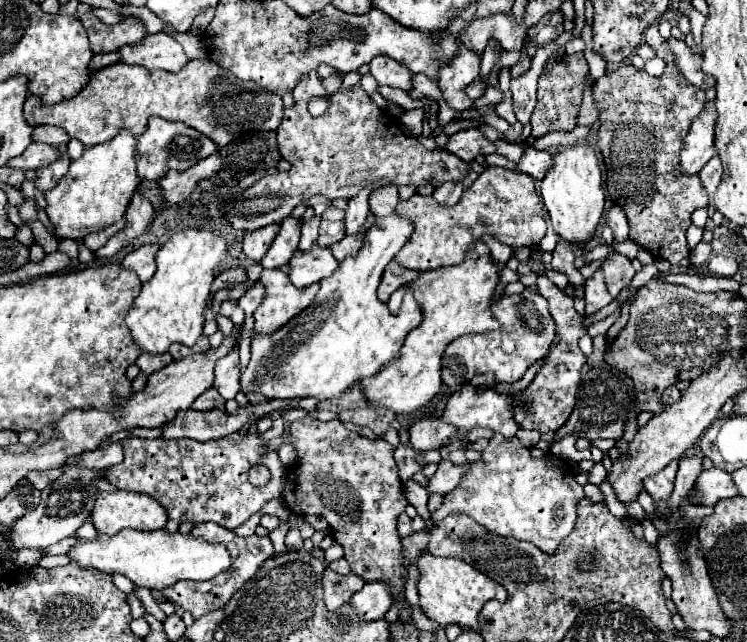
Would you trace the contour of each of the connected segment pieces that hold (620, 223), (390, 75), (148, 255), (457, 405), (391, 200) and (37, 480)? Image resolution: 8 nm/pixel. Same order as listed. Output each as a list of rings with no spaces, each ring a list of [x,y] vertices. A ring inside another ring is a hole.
[[[614,204],[614,206],[608,210],[606,222],[608,222],[608,226],[612,228],[614,238],[616,238],[618,242],[624,242],[624,240],[628,238],[628,222],[626,222],[626,214],[624,214],[624,210],[622,210],[620,206]]]
[[[376,56],[370,62],[370,74],[378,80],[378,84],[400,88],[410,92],[412,90],[412,72],[388,56]]]
[[[146,244],[134,252],[130,252],[124,260],[122,260],[122,266],[128,268],[128,270],[134,270],[140,278],[140,282],[148,282],[154,272],[156,272],[156,264],[154,264],[154,254],[158,252],[160,246],[156,244]]]
[[[468,384],[468,386],[462,386],[460,392],[452,394],[452,398],[448,400],[448,406],[442,414],[442,420],[458,426],[460,434],[466,434],[476,426],[484,426],[484,428],[490,428],[490,430],[502,434],[508,440],[508,438],[514,438],[520,428],[518,422],[514,420],[516,402],[518,402],[516,398],[508,398],[506,394],[498,394],[496,390],[488,390],[488,388],[482,390],[482,388],[474,388]]]
[[[384,186],[384,190],[374,190],[370,194],[370,214],[390,216],[398,204],[398,188]]]
[[[62,468],[56,470],[46,470],[46,472],[32,472],[28,474],[28,482],[32,482],[32,486],[36,486],[38,490],[44,490],[52,480],[56,480],[62,474]]]

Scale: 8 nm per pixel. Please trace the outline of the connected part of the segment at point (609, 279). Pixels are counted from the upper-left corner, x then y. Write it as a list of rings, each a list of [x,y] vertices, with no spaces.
[[[610,254],[608,262],[602,264],[602,270],[604,270],[606,286],[608,286],[608,292],[612,294],[612,298],[616,298],[616,294],[620,294],[620,290],[624,290],[636,274],[630,260],[622,254]]]

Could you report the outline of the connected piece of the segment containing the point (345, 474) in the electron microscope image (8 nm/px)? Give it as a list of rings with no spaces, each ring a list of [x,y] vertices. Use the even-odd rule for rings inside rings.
[[[312,416],[292,422],[288,436],[272,438],[268,442],[268,448],[272,452],[278,452],[282,442],[290,442],[298,454],[296,462],[286,472],[286,482],[282,492],[282,498],[290,508],[290,512],[302,516],[316,514],[324,518],[330,524],[334,540],[344,548],[344,558],[348,560],[350,570],[362,576],[366,582],[376,582],[376,580],[388,582],[392,586],[394,596],[398,596],[406,584],[408,568],[406,568],[406,560],[402,558],[400,536],[396,532],[396,518],[400,512],[404,512],[408,500],[402,492],[402,482],[392,456],[394,448],[382,438],[366,438],[358,432],[348,430],[340,420],[322,422]]]

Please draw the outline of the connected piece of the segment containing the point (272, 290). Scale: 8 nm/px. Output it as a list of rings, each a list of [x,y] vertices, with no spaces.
[[[264,270],[260,278],[266,286],[266,296],[254,312],[254,334],[272,334],[296,314],[300,314],[316,296],[318,284],[308,288],[296,288],[290,284],[288,276],[276,270]]]

